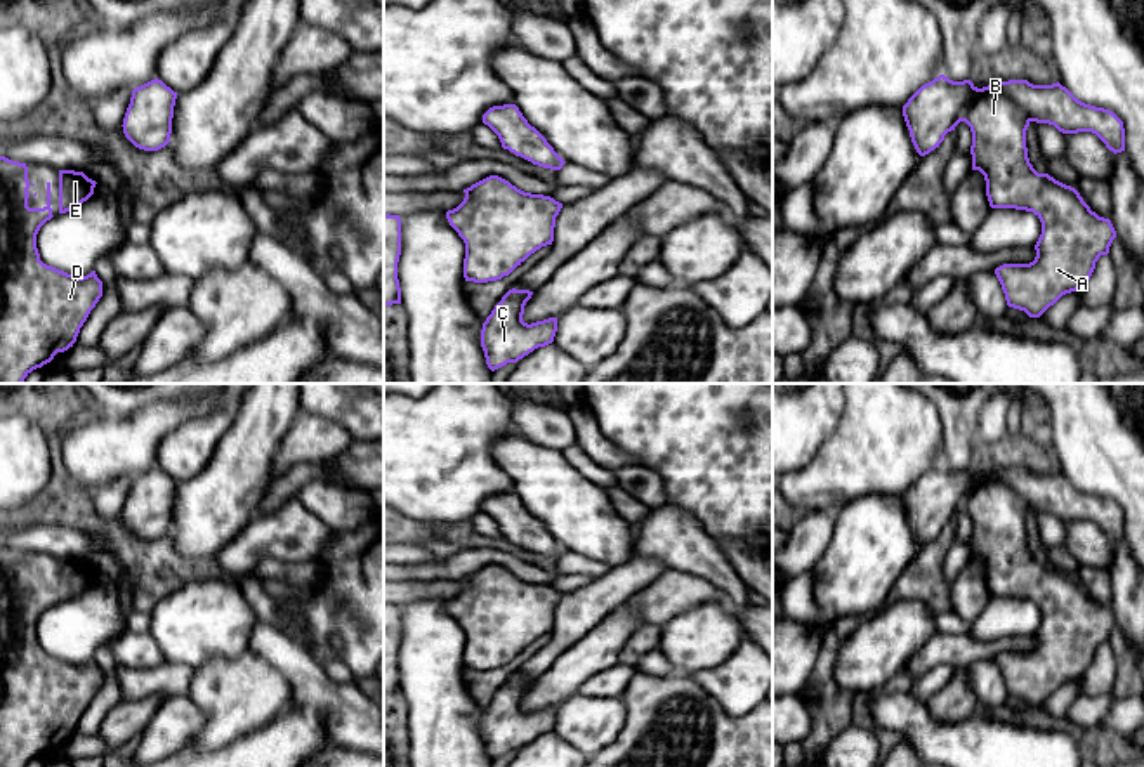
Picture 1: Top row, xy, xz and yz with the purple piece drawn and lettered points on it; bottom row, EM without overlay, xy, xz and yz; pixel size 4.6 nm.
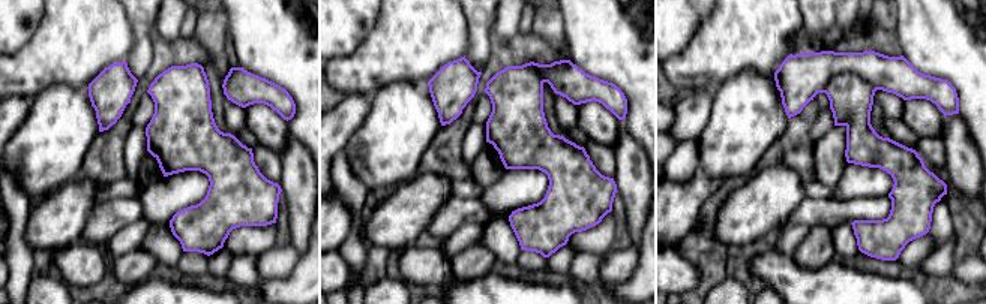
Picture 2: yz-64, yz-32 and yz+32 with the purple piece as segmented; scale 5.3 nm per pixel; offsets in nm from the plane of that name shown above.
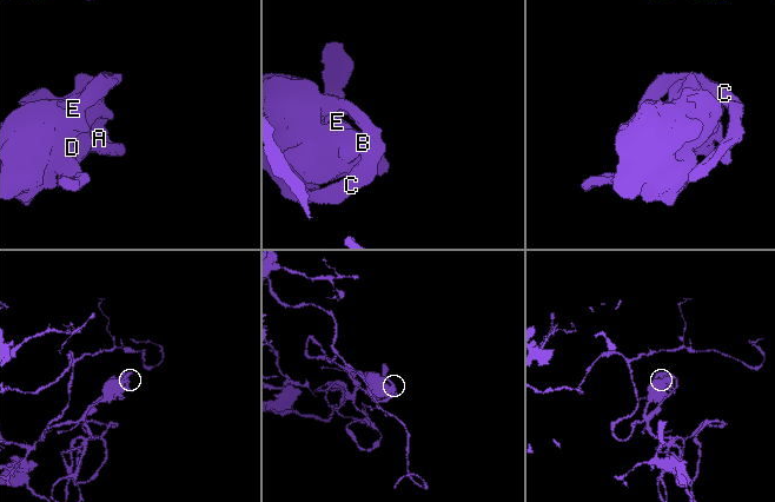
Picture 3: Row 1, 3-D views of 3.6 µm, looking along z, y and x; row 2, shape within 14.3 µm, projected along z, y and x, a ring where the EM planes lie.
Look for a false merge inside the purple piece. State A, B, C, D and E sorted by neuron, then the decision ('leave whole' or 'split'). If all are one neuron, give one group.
A B C D E; leave whole

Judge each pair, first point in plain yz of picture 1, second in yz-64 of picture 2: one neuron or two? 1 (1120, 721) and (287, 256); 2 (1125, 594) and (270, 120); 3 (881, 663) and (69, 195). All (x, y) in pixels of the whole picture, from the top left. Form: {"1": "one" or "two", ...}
{"1": "one", "2": "two", "3": "one"}

